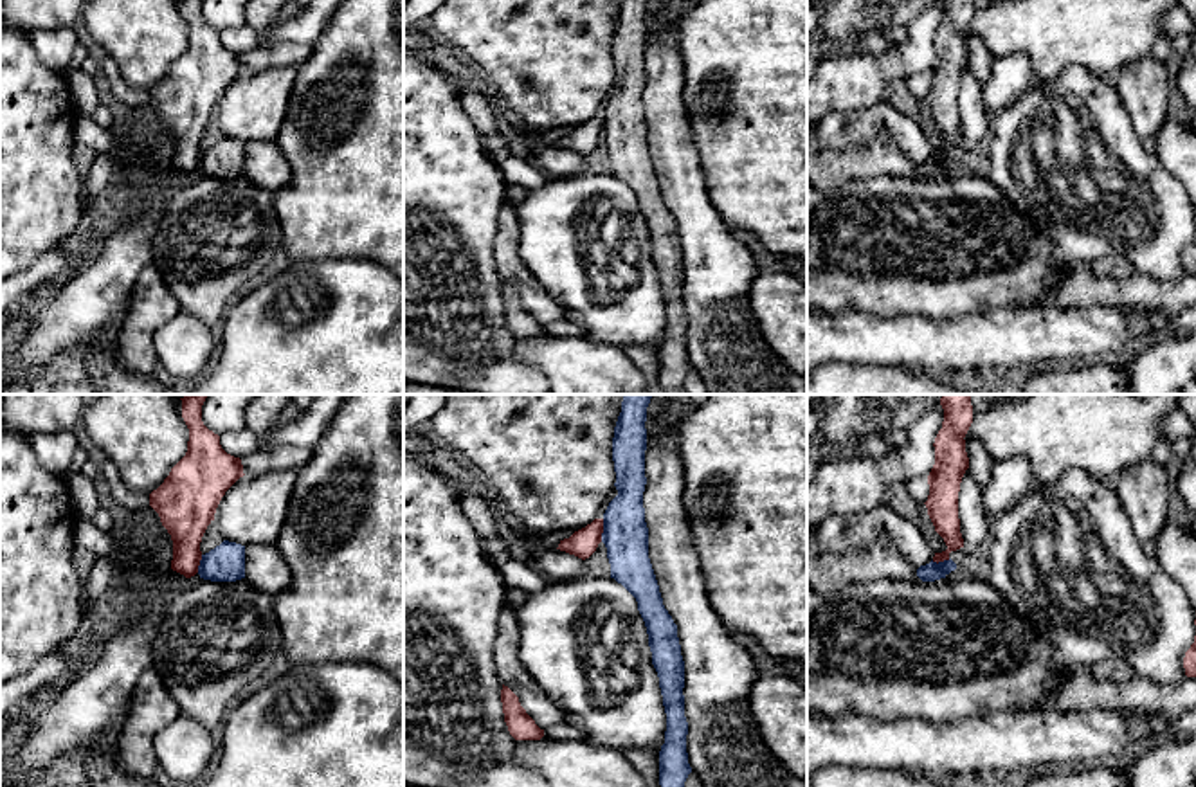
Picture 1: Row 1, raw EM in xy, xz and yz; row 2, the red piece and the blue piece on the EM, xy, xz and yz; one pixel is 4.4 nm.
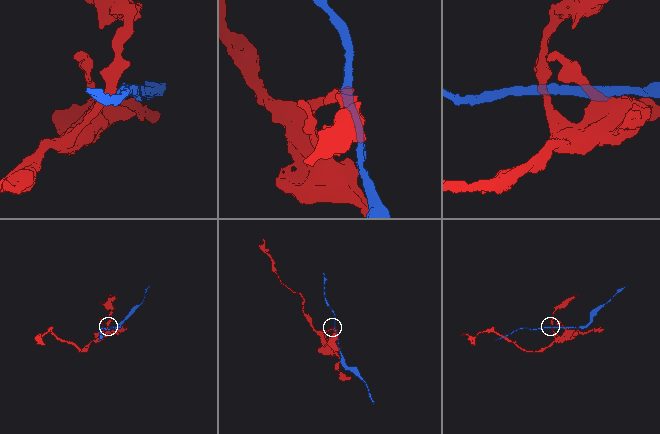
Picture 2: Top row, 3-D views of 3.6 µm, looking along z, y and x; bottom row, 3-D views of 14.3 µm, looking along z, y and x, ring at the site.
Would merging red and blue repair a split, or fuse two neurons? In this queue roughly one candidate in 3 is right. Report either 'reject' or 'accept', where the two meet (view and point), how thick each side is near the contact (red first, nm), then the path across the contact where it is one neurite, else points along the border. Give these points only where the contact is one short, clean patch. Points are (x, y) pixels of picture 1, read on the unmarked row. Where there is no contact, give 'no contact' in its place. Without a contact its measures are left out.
reject; contact xz (602, 126); calibres 120 and 200 nm; border xz (604, 116), (600, 137)

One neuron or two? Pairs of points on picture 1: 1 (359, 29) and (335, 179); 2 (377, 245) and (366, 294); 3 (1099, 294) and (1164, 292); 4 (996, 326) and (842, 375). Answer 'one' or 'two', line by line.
1: one
2: two
3: one
4: two

